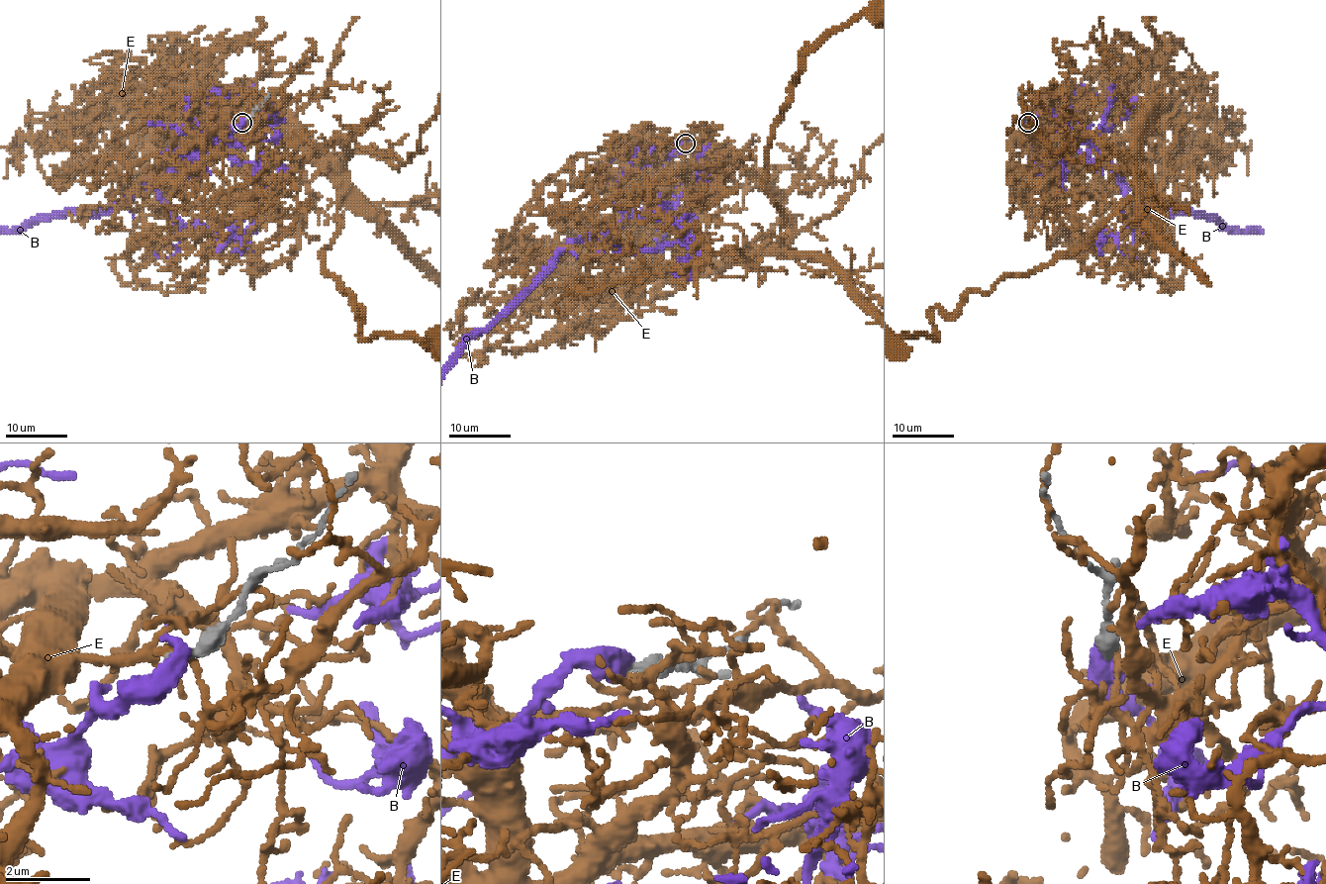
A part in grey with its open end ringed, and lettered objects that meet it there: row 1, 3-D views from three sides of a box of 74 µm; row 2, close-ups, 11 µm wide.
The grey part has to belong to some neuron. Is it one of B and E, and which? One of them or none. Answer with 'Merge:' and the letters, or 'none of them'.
Merge: none of them

